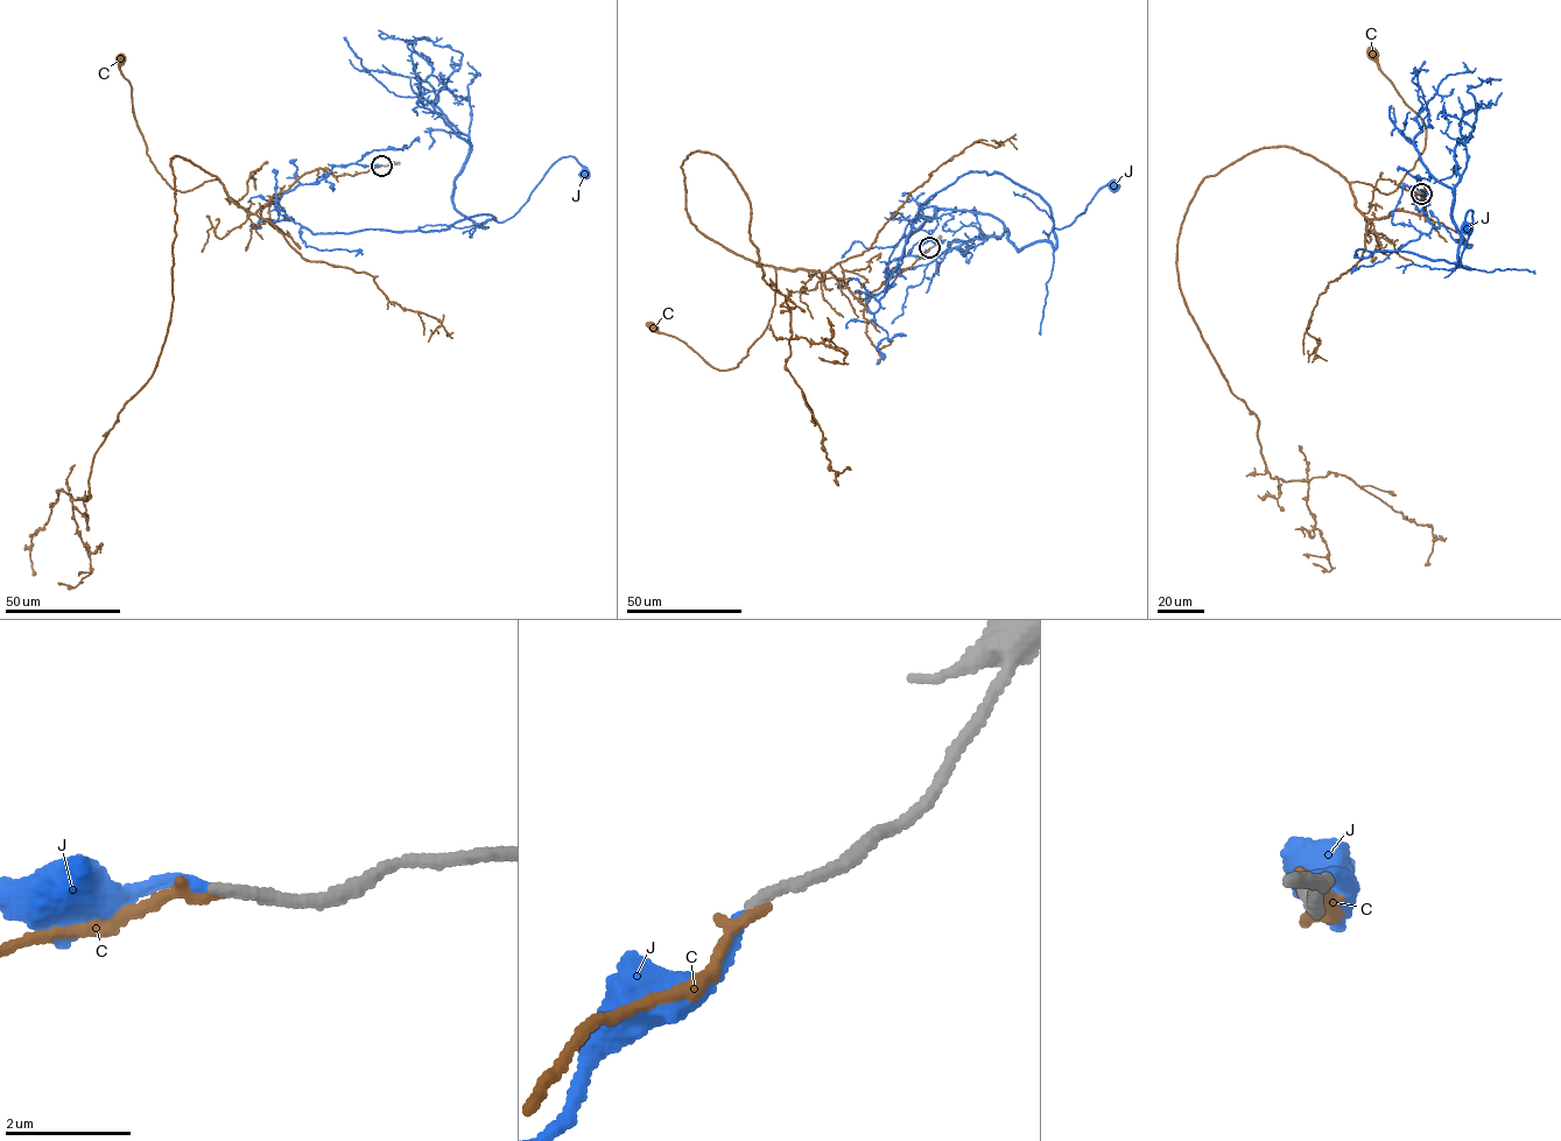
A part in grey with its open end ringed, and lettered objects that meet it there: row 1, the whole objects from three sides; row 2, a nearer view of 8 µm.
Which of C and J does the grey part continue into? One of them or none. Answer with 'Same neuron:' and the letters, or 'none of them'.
Same neuron: J

